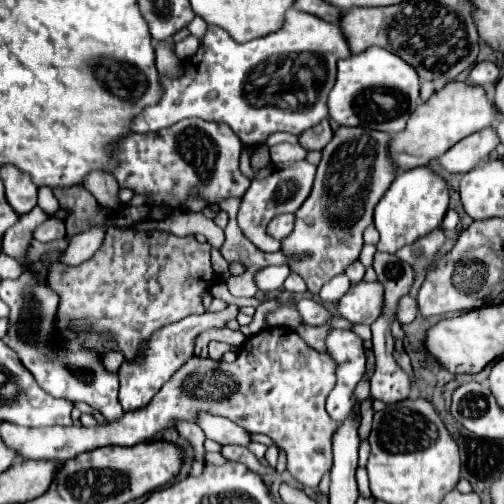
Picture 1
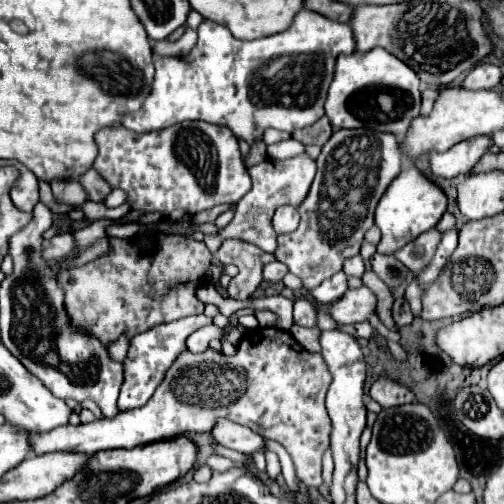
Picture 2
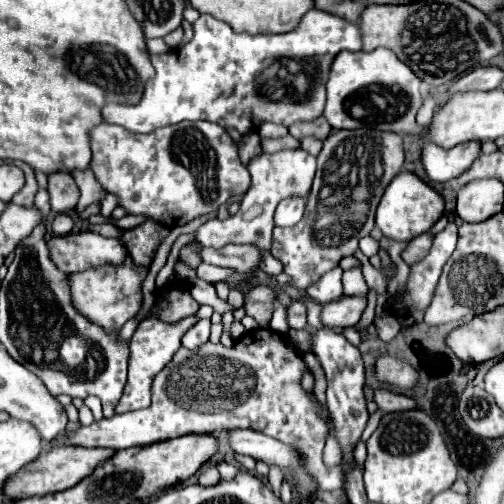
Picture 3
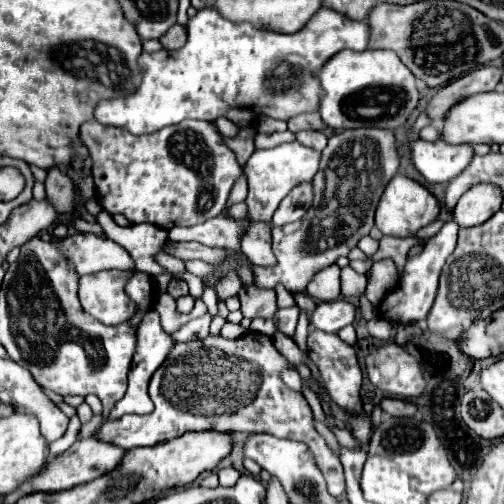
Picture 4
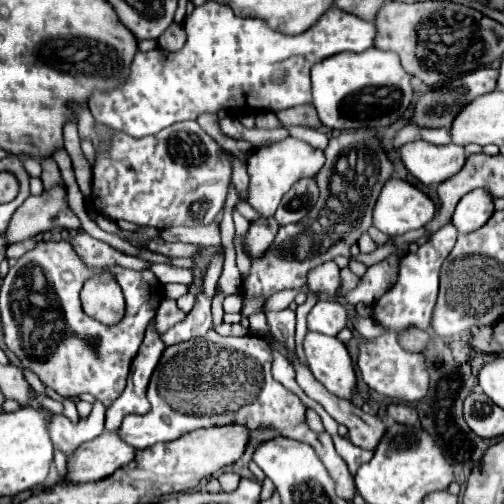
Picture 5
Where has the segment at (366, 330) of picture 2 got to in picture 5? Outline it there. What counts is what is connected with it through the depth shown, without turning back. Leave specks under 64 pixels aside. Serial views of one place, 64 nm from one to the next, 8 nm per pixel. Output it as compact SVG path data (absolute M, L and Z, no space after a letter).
M392 255L370 266L368 272L362 276L362 282L358 284L358 288L346 294L346 302L374 304L378 298L382 298L398 278L399 262L399 258Z

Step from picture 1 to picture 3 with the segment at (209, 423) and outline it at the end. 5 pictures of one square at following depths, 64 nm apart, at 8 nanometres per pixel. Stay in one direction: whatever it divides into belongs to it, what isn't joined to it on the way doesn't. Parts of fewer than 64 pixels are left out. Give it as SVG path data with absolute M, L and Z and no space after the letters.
M244 428L228 430L228 438L230 438L232 450L238 452L238 454L248 454L252 458L260 458L268 466L276 464L276 466L282 468L284 474L286 474L286 468L292 468L294 476L298 480L300 496L312 494L312 492L318 490L316 482L312 482L312 478L306 476L306 472L302 470L300 454L296 450L288 448L286 444L280 444L278 440L272 440L270 436L264 436L262 432L244 430Z

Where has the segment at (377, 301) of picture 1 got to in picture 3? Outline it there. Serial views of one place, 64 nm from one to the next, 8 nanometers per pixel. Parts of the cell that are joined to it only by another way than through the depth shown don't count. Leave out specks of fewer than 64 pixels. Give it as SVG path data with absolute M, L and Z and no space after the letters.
M342 296L334 302L324 304L322 322L328 328L354 326L362 318L362 312L366 310L366 306L368 306L366 296Z

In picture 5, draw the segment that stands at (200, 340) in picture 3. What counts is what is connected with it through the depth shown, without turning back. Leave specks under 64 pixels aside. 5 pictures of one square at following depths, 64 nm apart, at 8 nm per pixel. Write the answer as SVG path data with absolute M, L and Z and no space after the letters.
M202 292L196 298L198 298L196 306L186 316L186 320L176 324L174 328L170 328L166 334L162 334L162 340L166 342L166 346L178 344L178 342L186 342L186 340L192 340L192 338L200 338L212 328L210 300L206 300L206 296Z

